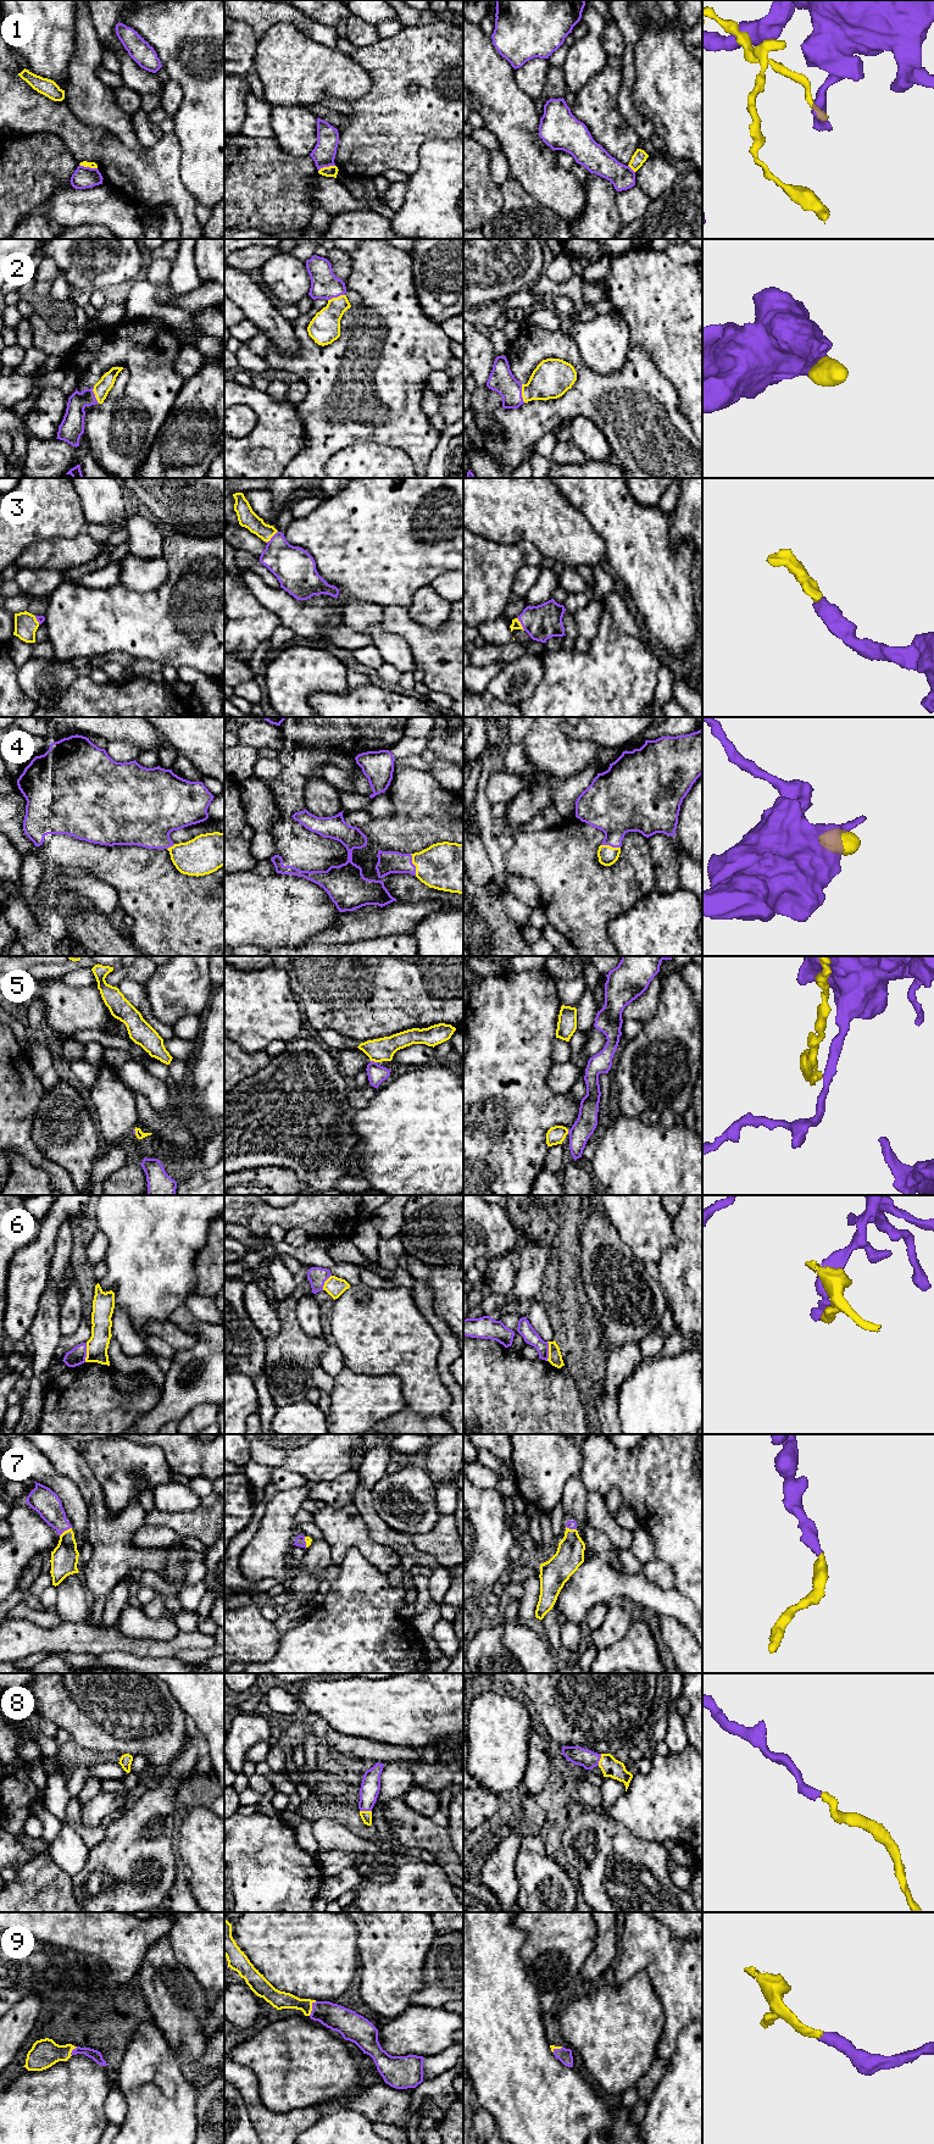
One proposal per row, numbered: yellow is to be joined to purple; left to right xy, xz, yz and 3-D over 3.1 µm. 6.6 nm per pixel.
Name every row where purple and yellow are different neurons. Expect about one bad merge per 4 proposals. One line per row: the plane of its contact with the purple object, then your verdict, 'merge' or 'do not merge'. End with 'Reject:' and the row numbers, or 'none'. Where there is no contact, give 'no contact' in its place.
1: xy | do not merge
2: yz | merge
3: xz | merge
4: xz | merge
5: xz | do not merge
6: xy | do not merge
7: xy | merge
8: xz | merge
9: xz | merge
Reject: 1, 5, 6

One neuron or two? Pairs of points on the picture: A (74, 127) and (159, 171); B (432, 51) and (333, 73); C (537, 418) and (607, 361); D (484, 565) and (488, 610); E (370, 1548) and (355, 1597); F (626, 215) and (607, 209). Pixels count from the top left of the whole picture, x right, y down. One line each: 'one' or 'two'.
A: one
B: two
C: two
D: one
E: two
F: two

